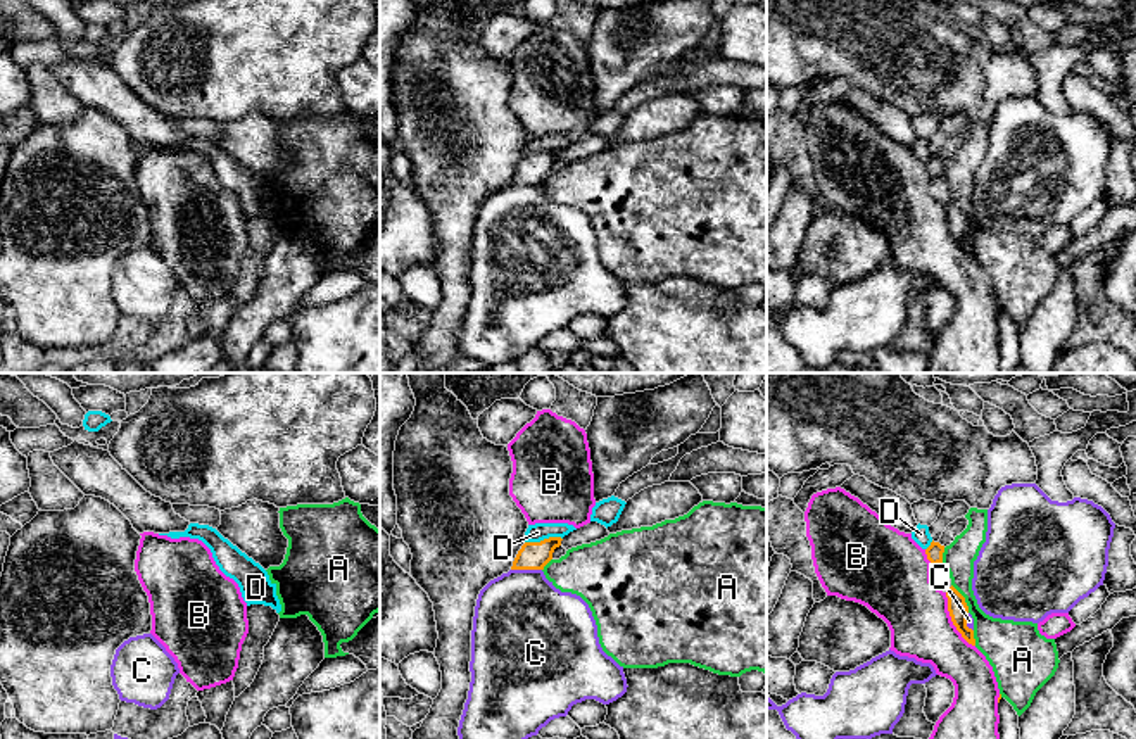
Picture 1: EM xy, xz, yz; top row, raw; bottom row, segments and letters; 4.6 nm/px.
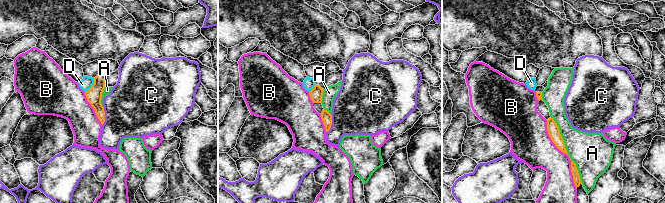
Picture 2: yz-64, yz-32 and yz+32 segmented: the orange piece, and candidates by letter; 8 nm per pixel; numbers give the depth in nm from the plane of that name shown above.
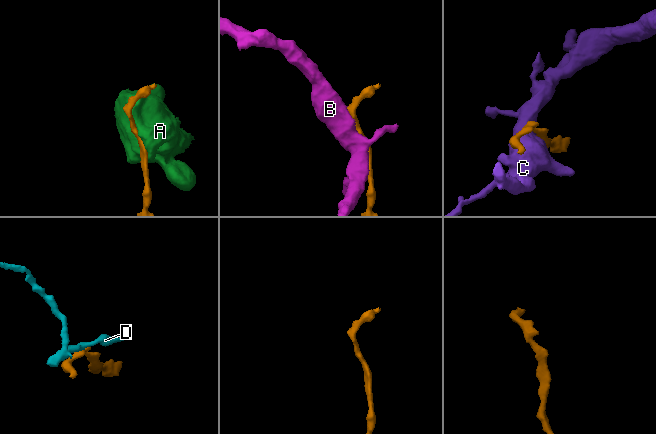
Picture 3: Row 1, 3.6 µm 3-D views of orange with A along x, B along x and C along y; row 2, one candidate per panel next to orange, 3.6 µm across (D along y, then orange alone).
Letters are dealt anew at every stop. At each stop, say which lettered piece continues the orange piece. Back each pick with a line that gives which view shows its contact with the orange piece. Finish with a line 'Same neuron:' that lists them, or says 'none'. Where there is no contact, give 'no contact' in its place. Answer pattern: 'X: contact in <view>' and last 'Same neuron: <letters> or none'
Same neuron: none

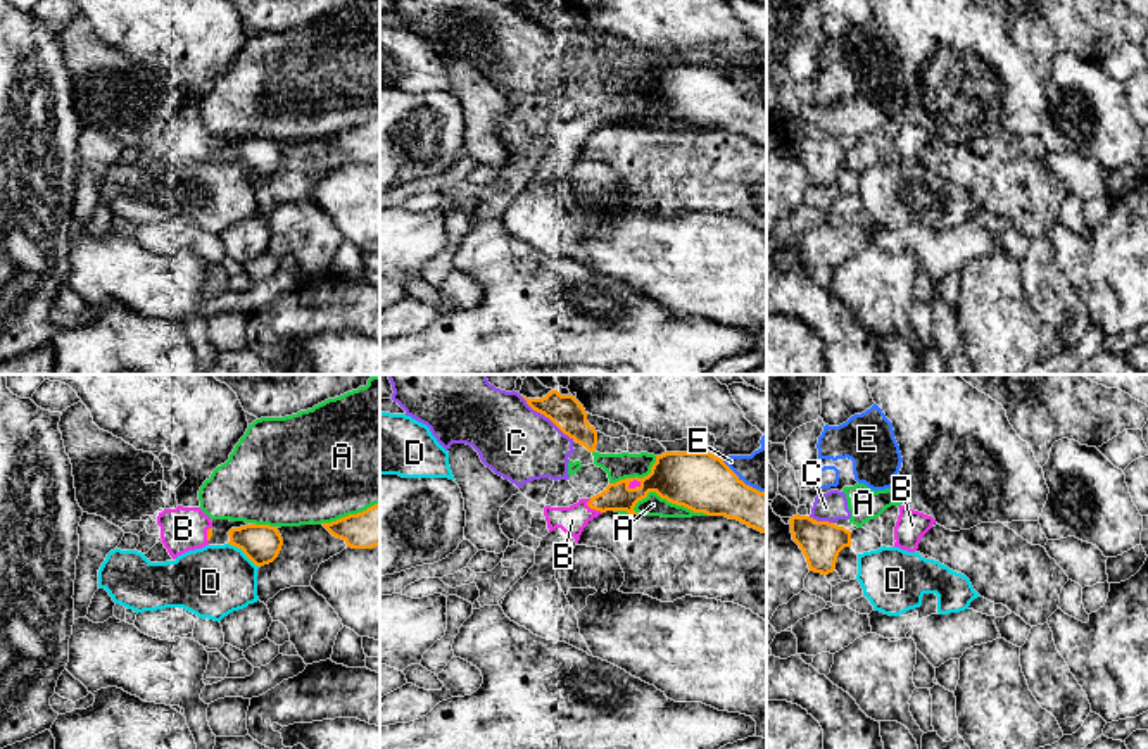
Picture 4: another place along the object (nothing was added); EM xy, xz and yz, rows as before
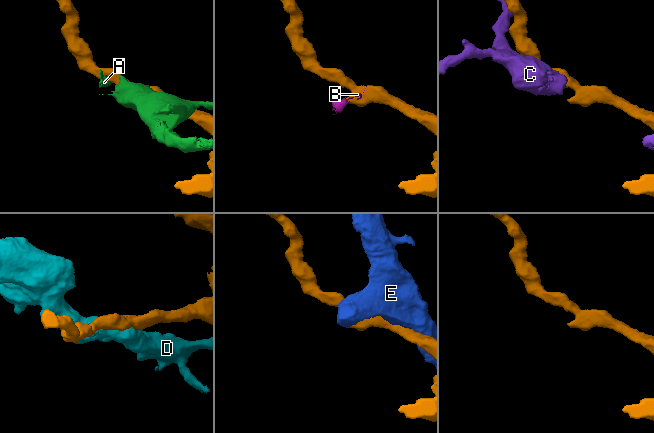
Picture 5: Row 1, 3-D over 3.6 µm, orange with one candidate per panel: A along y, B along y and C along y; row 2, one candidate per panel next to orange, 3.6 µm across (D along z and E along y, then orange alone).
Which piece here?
B: contact in xz
Same neuron: B

